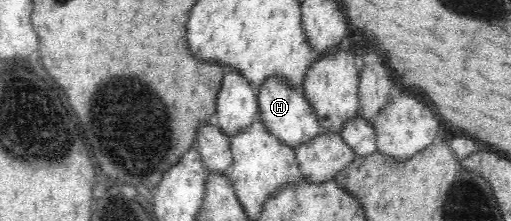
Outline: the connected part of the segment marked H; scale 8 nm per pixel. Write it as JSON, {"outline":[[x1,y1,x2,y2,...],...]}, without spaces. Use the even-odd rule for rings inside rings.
{"outline":[[271,76,266,79,259,87,257,95,257,105,259,118,268,127,270,134,285,143,292,149,298,148,298,145,313,139,320,132,322,127,318,124,318,119,313,111,313,106,306,101,301,90,296,90,289,86,281,76]]}

